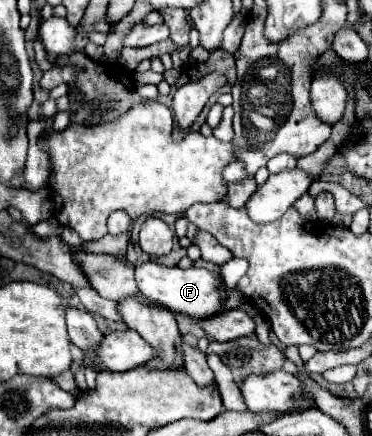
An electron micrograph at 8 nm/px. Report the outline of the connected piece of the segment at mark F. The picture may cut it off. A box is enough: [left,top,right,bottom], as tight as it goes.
[135,260,223,318]

